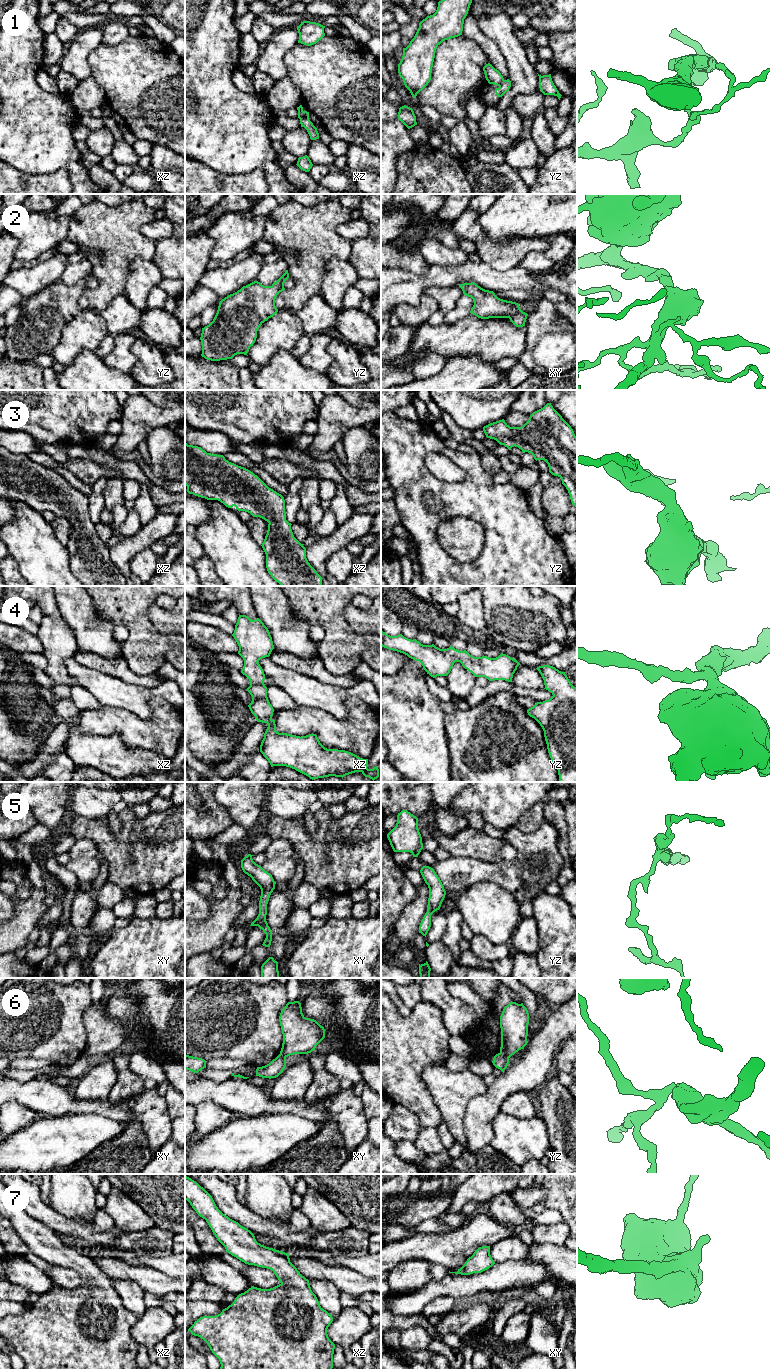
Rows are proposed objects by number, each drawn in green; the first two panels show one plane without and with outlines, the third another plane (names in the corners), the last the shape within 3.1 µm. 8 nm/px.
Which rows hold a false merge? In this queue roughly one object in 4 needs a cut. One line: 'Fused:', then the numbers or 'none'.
Fused: 1, 6

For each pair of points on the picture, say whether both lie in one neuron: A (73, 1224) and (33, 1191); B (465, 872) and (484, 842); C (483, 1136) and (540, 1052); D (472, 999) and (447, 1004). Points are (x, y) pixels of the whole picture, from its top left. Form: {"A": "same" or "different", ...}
{"A": "same", "B": "different", "C": "same", "D": "different"}

